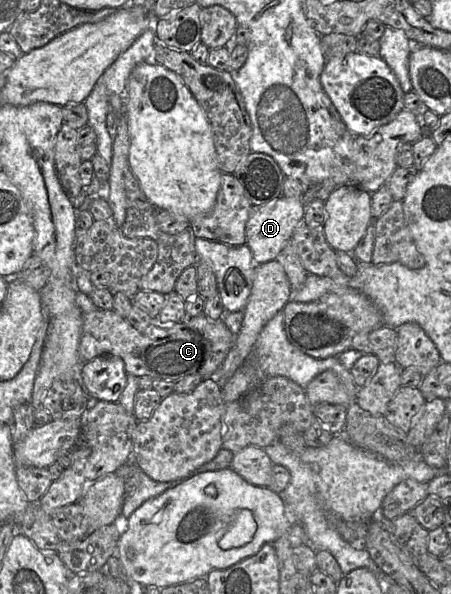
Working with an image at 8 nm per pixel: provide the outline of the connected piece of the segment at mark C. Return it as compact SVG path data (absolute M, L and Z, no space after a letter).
M95 310L83 313L78 356L81 363L86 363L102 355L115 355L123 360L128 375L175 383L190 375L216 377L235 337L222 319L212 320L203 314L178 324L161 325L155 322L139 332L113 310Z

